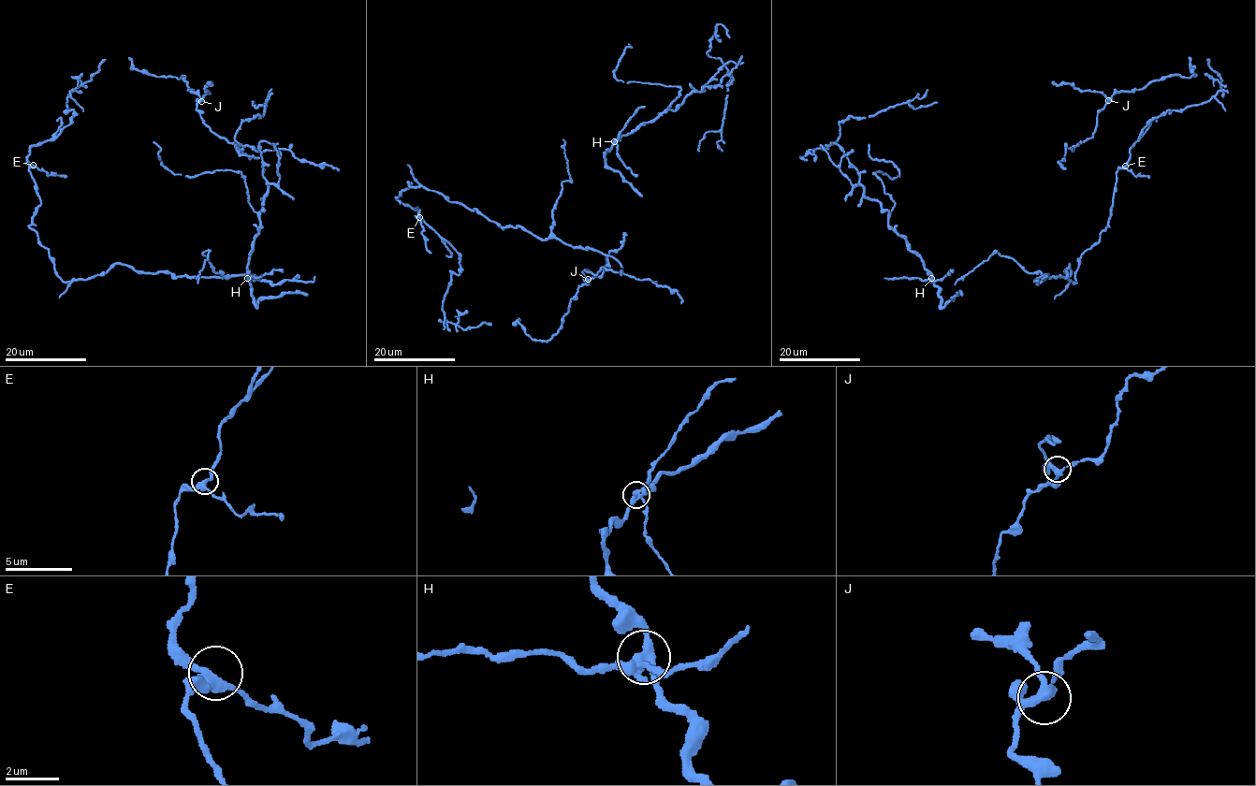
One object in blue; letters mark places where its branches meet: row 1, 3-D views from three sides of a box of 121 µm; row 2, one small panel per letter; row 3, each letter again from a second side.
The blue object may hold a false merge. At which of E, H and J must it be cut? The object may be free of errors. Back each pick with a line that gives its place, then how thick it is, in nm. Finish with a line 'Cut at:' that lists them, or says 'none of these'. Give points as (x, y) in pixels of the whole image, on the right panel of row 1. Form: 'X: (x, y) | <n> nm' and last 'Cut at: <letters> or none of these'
H: (931, 278) | 320 nm
Cut at: H

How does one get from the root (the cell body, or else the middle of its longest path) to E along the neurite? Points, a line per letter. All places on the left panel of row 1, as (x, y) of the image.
E: (55, 270), (48, 249), (29, 225), (40, 204), (29, 169), (33, 165)

